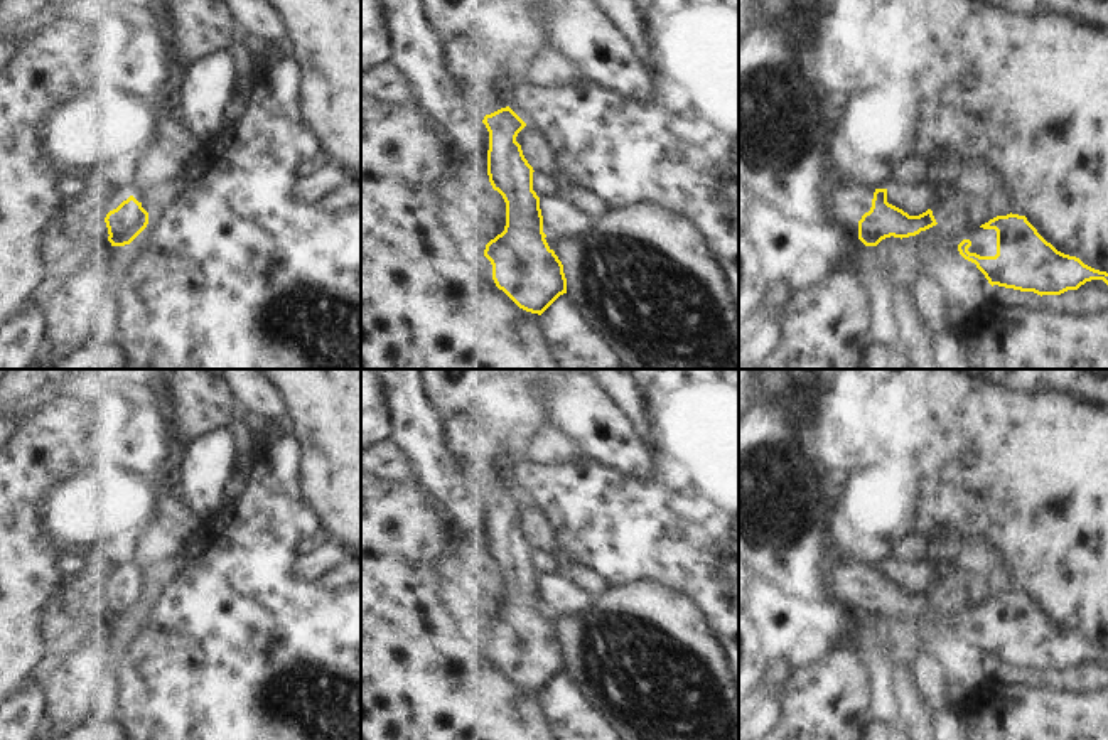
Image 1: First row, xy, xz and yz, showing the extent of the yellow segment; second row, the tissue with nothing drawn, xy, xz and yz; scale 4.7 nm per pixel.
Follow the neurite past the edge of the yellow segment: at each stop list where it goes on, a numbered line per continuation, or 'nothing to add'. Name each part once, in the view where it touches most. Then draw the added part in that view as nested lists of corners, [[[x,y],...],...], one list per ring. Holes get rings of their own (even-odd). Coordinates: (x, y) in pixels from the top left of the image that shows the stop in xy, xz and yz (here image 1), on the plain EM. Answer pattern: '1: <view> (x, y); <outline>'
1: yz (840, 584); [[[830,553],[816,565],[816,592],[826,603],[831,619],[858,614],[858,598],[872,585],[875,565]]]

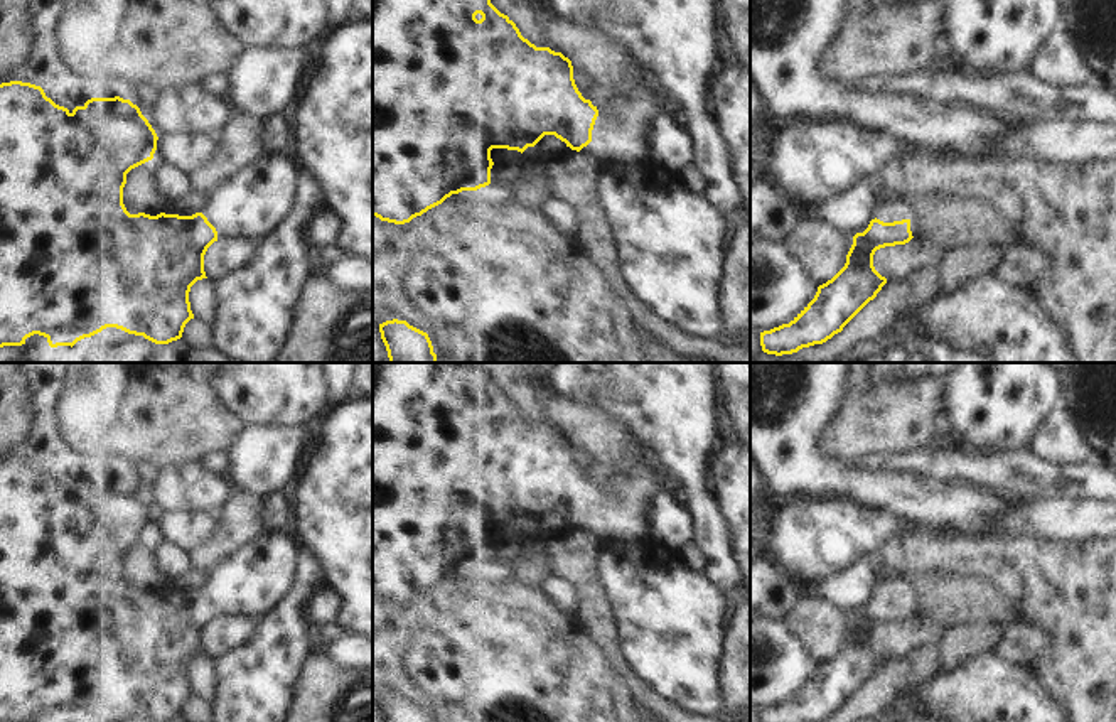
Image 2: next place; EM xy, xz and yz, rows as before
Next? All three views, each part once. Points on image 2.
1: yz (897, 586); [[[892,568],[888,579],[878,579],[873,590],[873,597],[875,595],[883,601],[909,597],[912,614],[919,614],[924,609],[914,585],[910,584],[910,577],[905,577],[900,570]]]

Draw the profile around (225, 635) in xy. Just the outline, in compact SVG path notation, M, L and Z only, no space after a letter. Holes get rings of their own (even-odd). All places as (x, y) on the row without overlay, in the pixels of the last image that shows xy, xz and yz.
M226 616L214 619L204 633L204 649L209 660L219 661L255 639L260 621L256 617Z

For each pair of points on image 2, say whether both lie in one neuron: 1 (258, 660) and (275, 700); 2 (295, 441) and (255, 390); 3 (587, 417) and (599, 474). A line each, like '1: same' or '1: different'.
1: same
2: different
3: same

